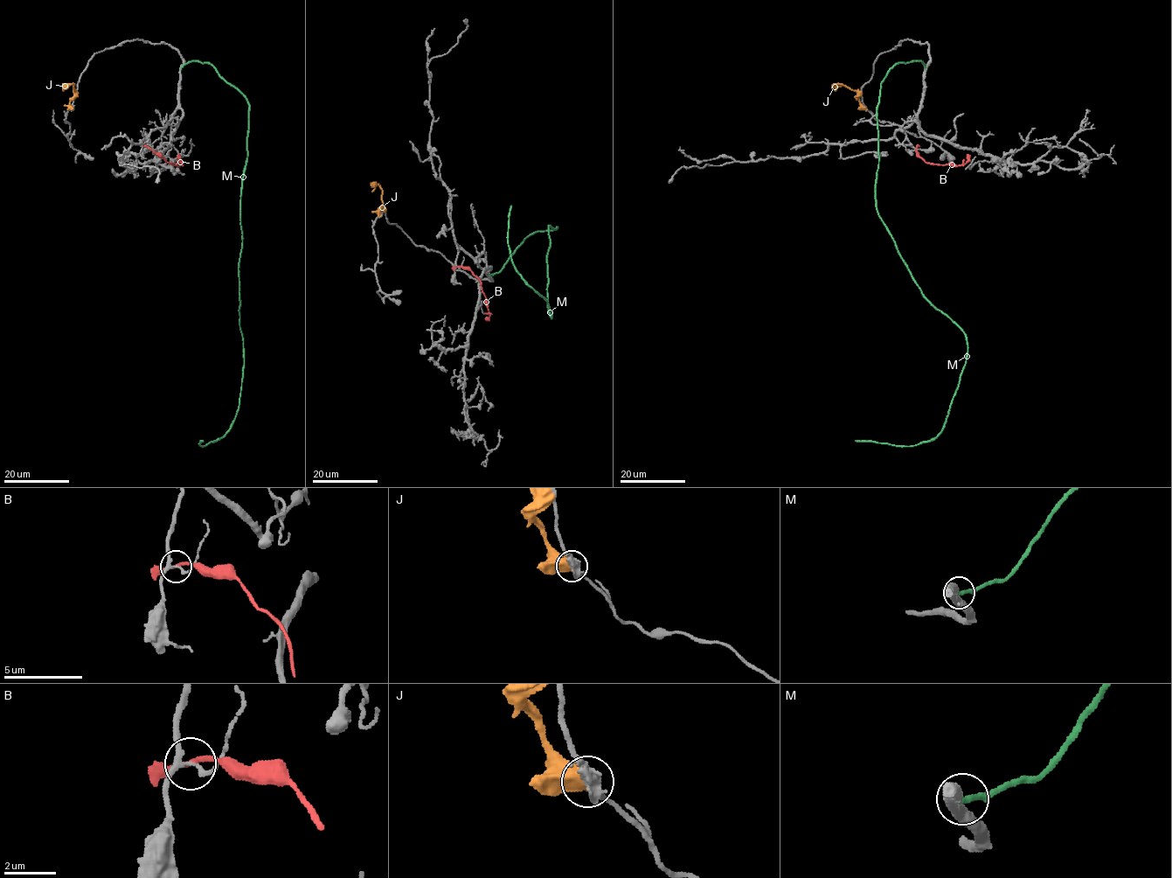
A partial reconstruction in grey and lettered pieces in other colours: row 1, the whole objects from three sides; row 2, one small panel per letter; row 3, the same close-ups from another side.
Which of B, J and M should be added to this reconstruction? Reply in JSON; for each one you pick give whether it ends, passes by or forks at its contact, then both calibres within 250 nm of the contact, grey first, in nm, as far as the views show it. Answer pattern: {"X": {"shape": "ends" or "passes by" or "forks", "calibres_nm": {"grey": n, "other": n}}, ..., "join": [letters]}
{"M": {"shape": "ends", "calibres_nm": {"grey": 480, "other": 240}}, "join": ["M"]}

